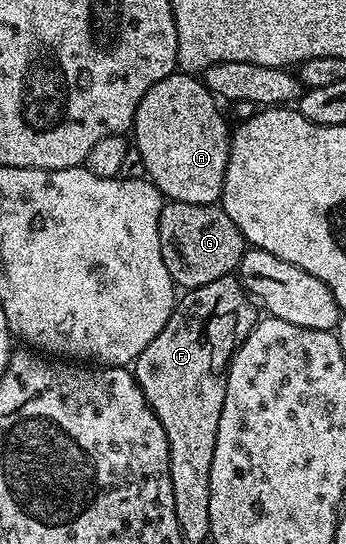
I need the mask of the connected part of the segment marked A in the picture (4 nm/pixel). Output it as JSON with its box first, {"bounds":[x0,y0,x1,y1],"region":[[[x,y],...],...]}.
{"bounds":[133,71,231,205],"region":[[[182,71],[170,73],[165,79],[161,79],[161,83],[153,83],[153,87],[145,91],[145,99],[141,99],[135,112],[133,147],[141,151],[141,159],[145,159],[147,177],[164,198],[198,205],[214,205],[222,198],[231,133],[218,104],[220,105],[220,102],[215,94],[207,90],[198,76]]]}

